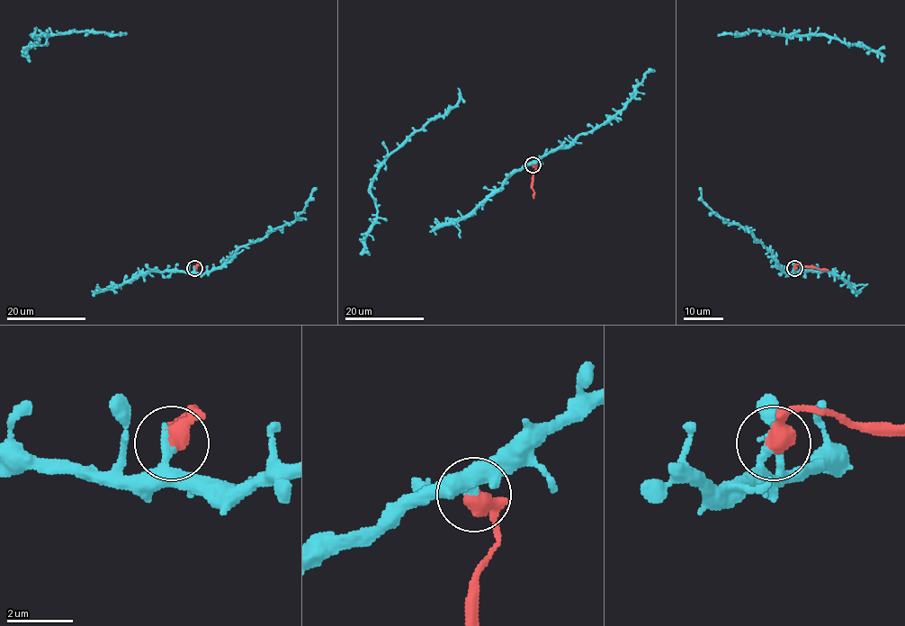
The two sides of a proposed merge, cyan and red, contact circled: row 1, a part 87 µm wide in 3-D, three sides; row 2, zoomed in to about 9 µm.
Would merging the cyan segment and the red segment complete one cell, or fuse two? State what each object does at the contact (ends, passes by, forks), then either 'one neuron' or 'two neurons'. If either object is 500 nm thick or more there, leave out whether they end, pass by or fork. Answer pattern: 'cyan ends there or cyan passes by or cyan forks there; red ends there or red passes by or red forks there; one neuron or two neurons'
two neurons

